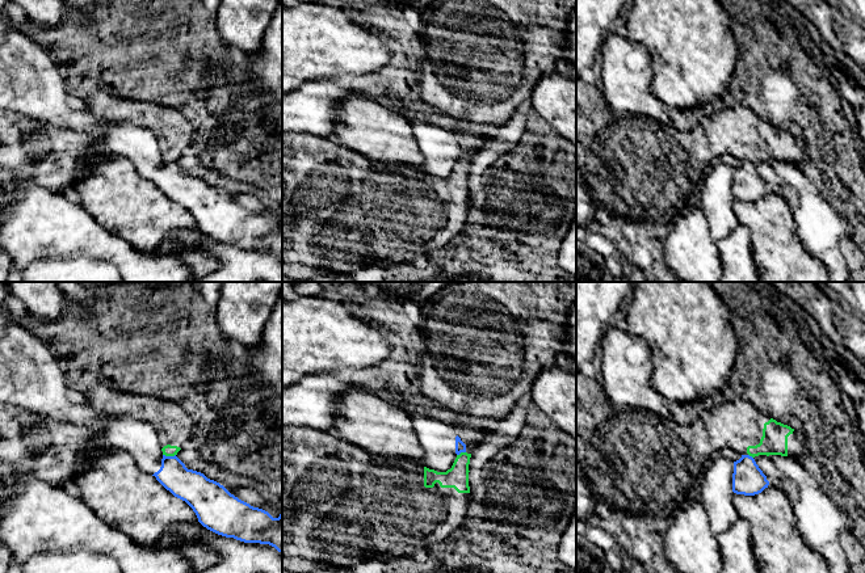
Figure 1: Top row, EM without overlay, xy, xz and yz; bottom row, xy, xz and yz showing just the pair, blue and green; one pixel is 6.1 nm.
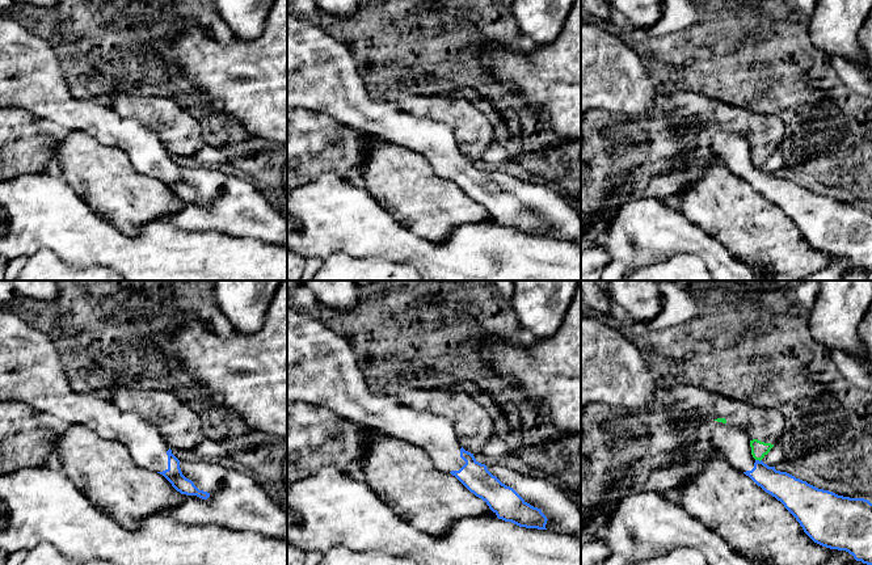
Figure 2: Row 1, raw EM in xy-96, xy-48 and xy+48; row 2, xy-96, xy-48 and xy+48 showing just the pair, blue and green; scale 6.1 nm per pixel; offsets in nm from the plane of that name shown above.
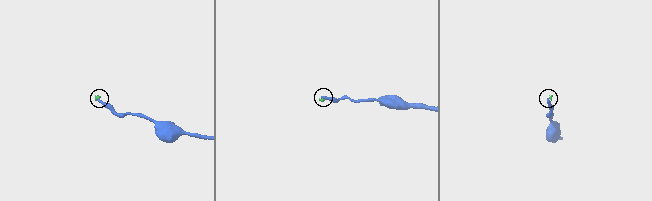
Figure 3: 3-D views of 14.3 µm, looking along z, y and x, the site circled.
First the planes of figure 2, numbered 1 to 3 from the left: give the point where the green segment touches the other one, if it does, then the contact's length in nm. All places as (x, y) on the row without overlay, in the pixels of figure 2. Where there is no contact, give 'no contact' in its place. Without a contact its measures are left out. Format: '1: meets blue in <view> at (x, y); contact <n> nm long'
1: no contact
2: no contact
3: meets blue in xy+48 at (758, 167); contact 40 nm long

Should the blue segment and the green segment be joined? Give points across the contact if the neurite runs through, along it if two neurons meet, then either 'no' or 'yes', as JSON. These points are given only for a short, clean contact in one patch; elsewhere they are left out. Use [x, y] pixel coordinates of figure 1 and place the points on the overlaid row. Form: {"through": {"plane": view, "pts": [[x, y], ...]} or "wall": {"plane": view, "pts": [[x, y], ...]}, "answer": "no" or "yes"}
{"wall": {"plane": "xy", "pts": [[163, 454], [175, 455]]}, "answer": "no"}

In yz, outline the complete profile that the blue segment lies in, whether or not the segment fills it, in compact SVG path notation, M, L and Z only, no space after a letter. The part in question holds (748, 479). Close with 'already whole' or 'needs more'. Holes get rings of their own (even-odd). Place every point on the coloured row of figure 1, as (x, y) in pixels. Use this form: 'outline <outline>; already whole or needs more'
outline M749 455L734 462L732 492L736 494L755 496L768 488L769 481Z; already whole

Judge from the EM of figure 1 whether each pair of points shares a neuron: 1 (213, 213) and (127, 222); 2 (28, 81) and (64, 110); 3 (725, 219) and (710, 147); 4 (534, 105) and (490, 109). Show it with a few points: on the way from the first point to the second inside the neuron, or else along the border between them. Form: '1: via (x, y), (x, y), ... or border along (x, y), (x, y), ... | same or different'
1: border along (167, 197), (181, 205), (200, 228) | different
2: via (37, 89), (55, 106) | same
3: border along (717, 159), (706, 169), (704, 180), (698, 185) | different
4: border along (534, 83), (532, 96), (525, 105) | different

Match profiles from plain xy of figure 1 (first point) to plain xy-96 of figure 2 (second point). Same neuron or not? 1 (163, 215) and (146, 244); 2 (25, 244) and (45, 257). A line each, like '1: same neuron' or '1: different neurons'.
1: different neurons
2: different neurons

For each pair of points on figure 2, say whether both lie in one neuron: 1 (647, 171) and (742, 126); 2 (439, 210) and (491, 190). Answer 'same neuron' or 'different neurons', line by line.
1: same neuron
2: different neurons

